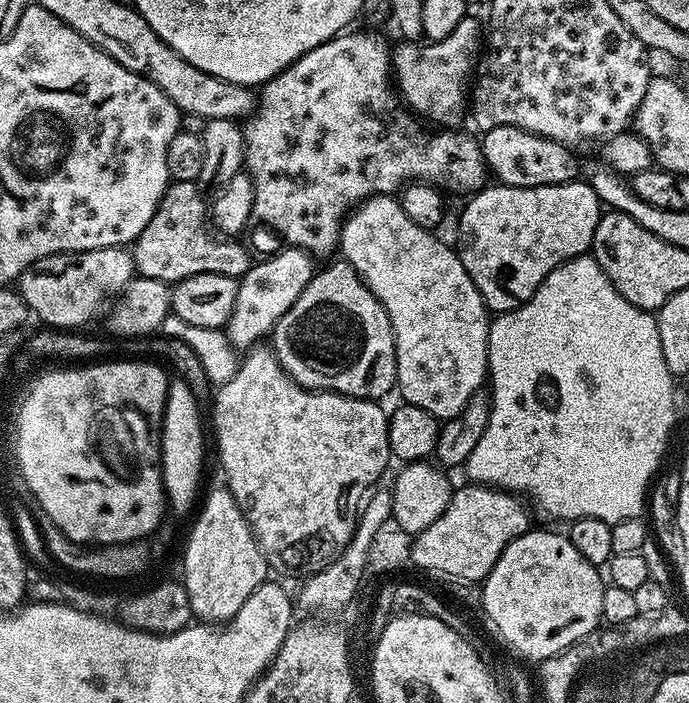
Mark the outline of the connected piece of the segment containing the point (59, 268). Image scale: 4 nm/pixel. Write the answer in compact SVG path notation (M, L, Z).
M127 247L99 248L85 252L59 252L42 258L27 268L18 281L20 297L28 303L28 311L45 325L65 330L80 330L132 282L132 253Z

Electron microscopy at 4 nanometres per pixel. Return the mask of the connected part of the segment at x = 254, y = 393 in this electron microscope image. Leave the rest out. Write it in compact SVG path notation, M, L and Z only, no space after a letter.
M261 342L245 351L239 361L239 368L235 374L224 384L215 389L214 399L211 401L212 408L212 428L216 431L216 448L220 451L220 464L224 467L226 487L236 499L236 505L242 510L242 514L248 520L256 540L264 552L264 559L267 560L269 569L280 572L304 572L311 574L320 572L324 565L333 559L334 552L331 548L340 550L351 540L354 531L353 517L348 517L344 513L344 495L351 488L371 489L376 479L388 468L388 460L392 456L390 442L388 441L388 417L387 411L380 409L381 405L375 400L363 400L353 396L343 396L337 392L326 392L323 390L313 390L304 388L298 382L294 382L282 370L278 358L273 354L271 347L267 343Z

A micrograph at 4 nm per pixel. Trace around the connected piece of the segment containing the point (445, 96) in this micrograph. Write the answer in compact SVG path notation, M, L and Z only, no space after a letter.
M467 16L462 19L461 22L458 22L458 25L454 28L453 33L448 35L446 38L437 41L431 42L413 42L413 41L401 41L400 45L393 47L392 53L392 70L395 85L397 86L399 95L403 98L403 101L407 104L407 107L413 112L416 113L421 119L426 120L428 118L430 121L436 123L437 127L440 127L444 130L454 130L458 127L461 127L463 118L465 120L466 113L468 110L468 105L470 102L470 89L473 83L479 62L481 61L482 55L484 52L484 28L482 28L479 22L474 19L474 16Z

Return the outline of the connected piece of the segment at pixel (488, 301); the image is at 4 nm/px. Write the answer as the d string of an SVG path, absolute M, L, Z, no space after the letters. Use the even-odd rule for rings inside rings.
M583 179L567 180L564 184L534 186L533 188L511 188L497 183L496 188L485 186L471 197L460 216L460 244L458 251L466 274L474 282L478 294L482 294L489 313L513 312L525 304L538 290L540 283L558 266L576 256L585 255L591 249L594 230L602 215L598 194L594 194L591 183Z

